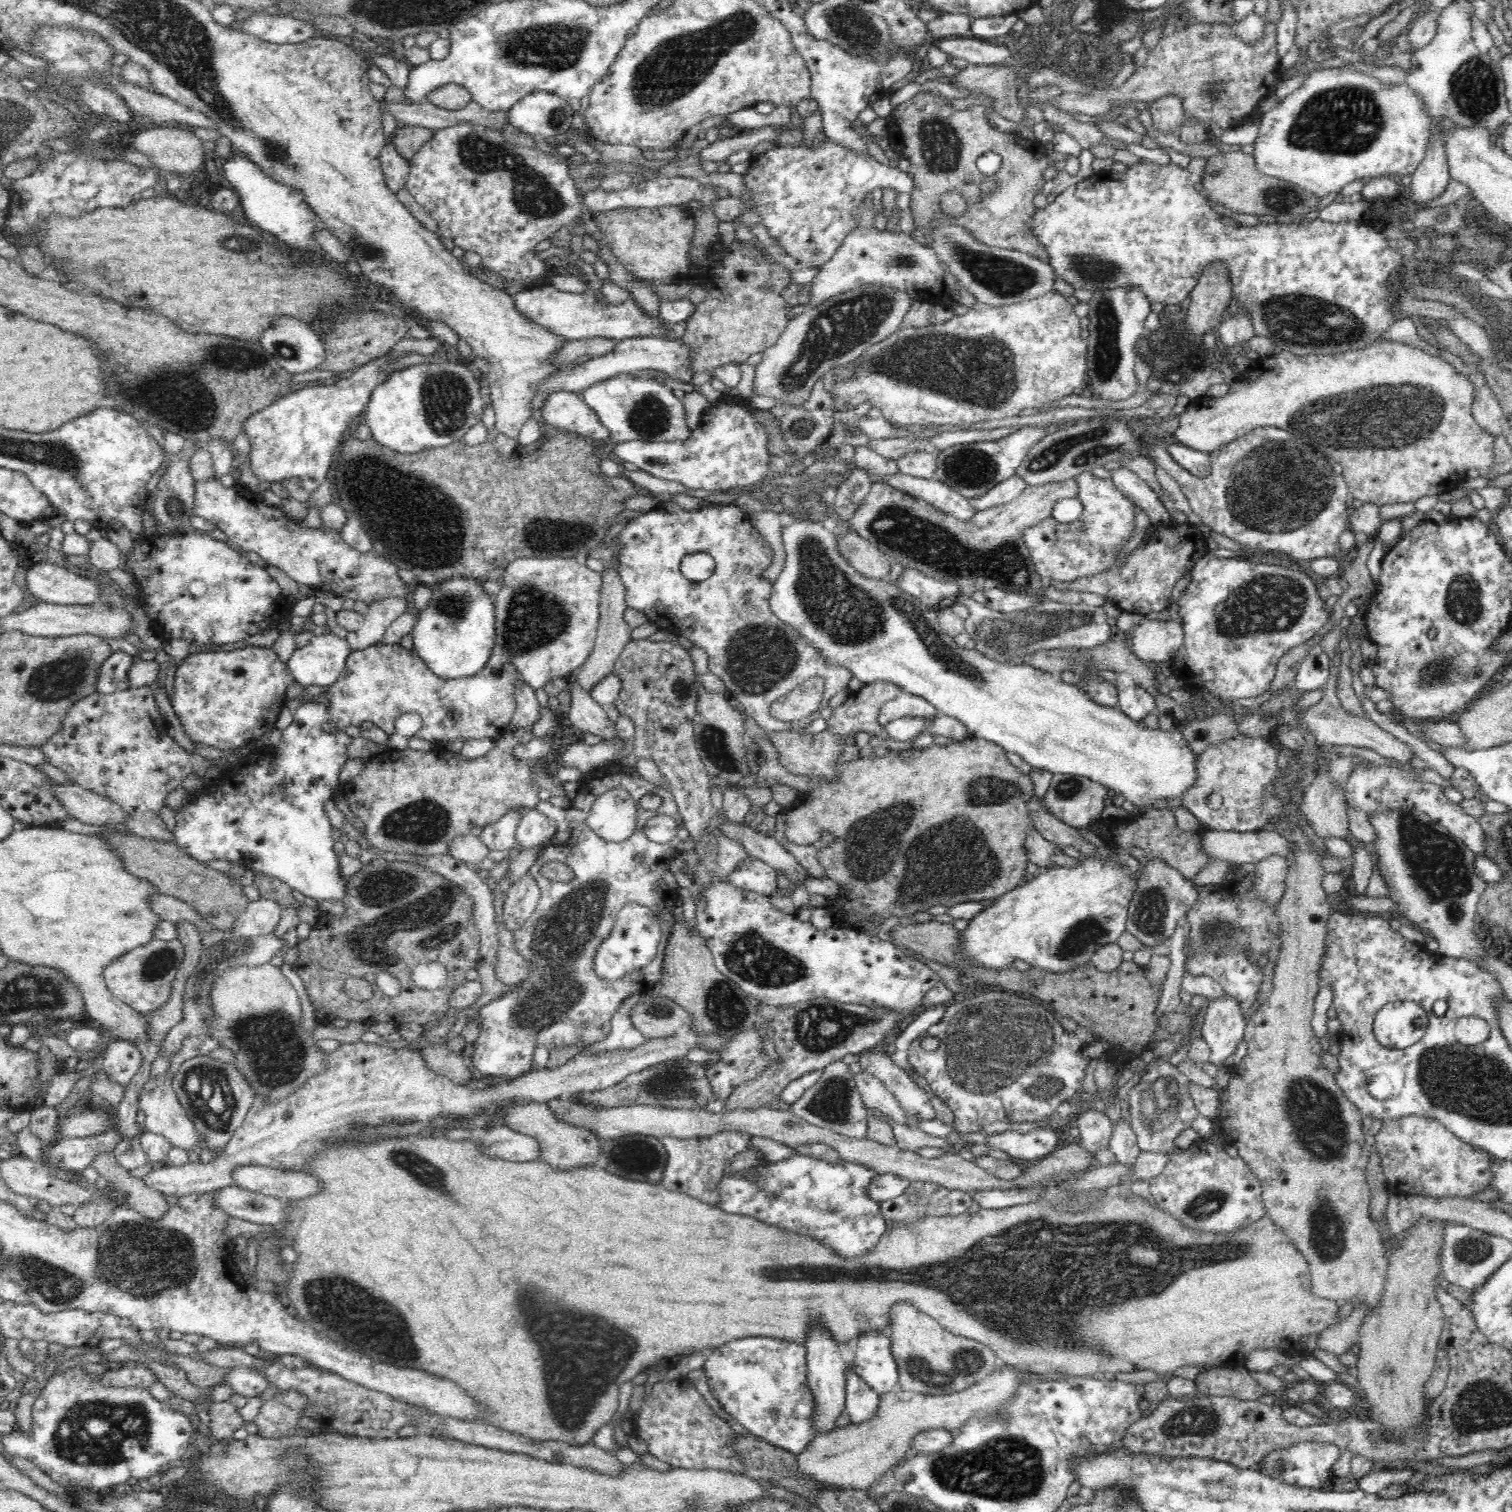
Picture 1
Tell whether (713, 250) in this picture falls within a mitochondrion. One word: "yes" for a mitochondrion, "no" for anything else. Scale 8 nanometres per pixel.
no

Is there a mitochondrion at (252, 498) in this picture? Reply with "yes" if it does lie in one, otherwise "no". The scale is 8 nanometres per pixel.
no

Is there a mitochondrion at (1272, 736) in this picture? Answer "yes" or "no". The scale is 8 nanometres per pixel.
no

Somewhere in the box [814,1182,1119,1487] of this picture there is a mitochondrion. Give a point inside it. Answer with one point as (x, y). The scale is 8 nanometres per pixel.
(963, 1362)

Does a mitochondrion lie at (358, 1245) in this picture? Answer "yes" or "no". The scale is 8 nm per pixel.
no

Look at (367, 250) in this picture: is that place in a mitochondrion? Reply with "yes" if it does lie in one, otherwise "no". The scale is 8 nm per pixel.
yes

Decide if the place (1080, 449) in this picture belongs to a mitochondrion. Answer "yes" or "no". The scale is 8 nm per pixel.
yes

